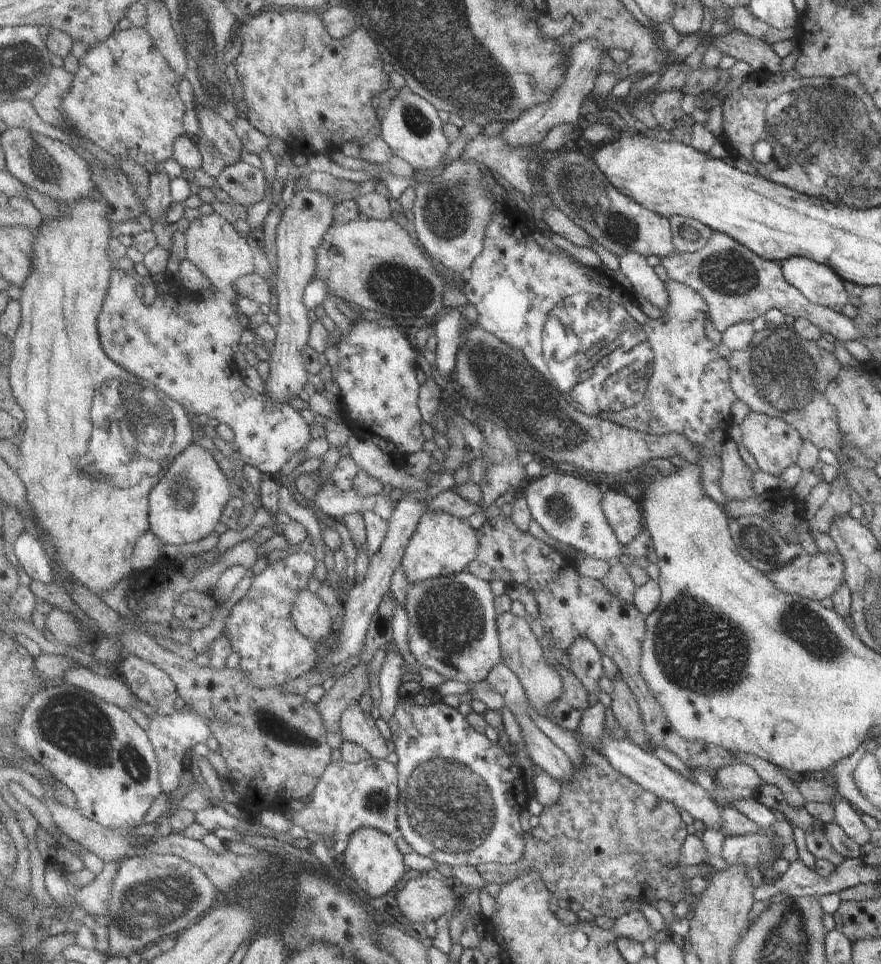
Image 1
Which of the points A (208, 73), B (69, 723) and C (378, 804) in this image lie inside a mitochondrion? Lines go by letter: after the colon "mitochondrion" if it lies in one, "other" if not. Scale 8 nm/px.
A: mitochondrion
B: mitochondrion
C: mitochondrion

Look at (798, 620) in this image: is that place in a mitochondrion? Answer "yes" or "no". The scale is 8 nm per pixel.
yes

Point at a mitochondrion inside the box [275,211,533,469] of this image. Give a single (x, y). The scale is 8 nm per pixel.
(398, 286)

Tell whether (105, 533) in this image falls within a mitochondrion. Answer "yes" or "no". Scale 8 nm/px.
no

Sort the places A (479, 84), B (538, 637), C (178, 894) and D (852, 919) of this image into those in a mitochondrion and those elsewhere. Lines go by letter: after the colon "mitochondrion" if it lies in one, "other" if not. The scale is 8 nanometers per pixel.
A: mitochondrion
B: other
C: mitochondrion
D: other

